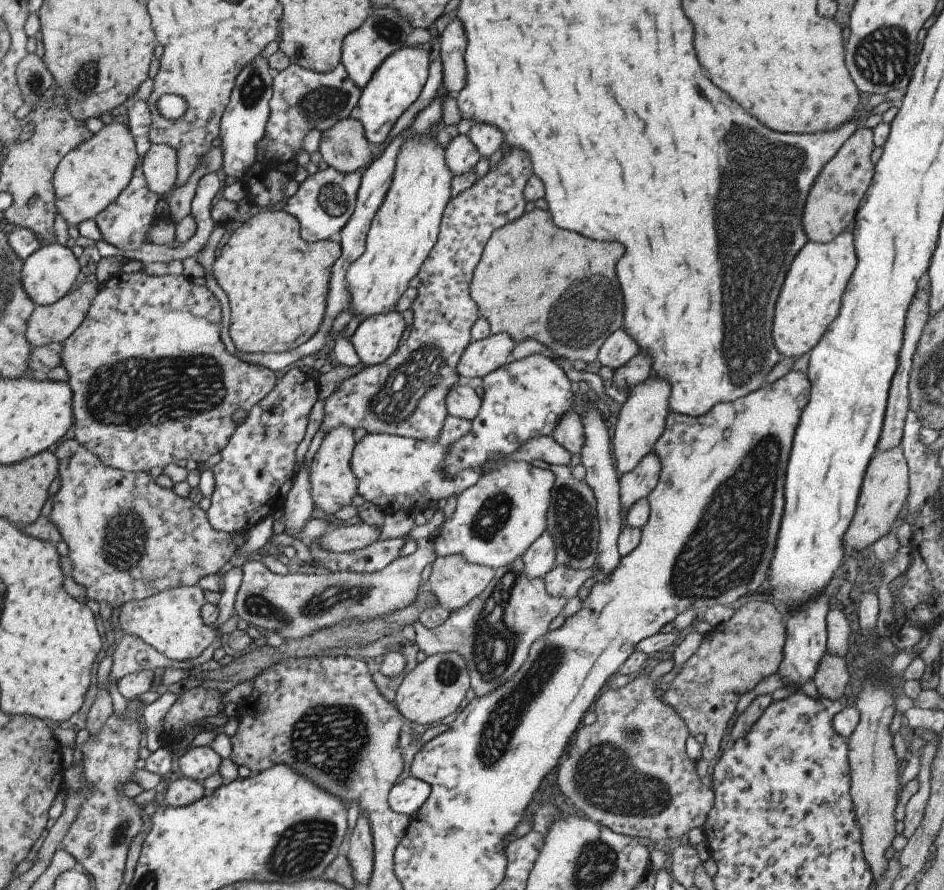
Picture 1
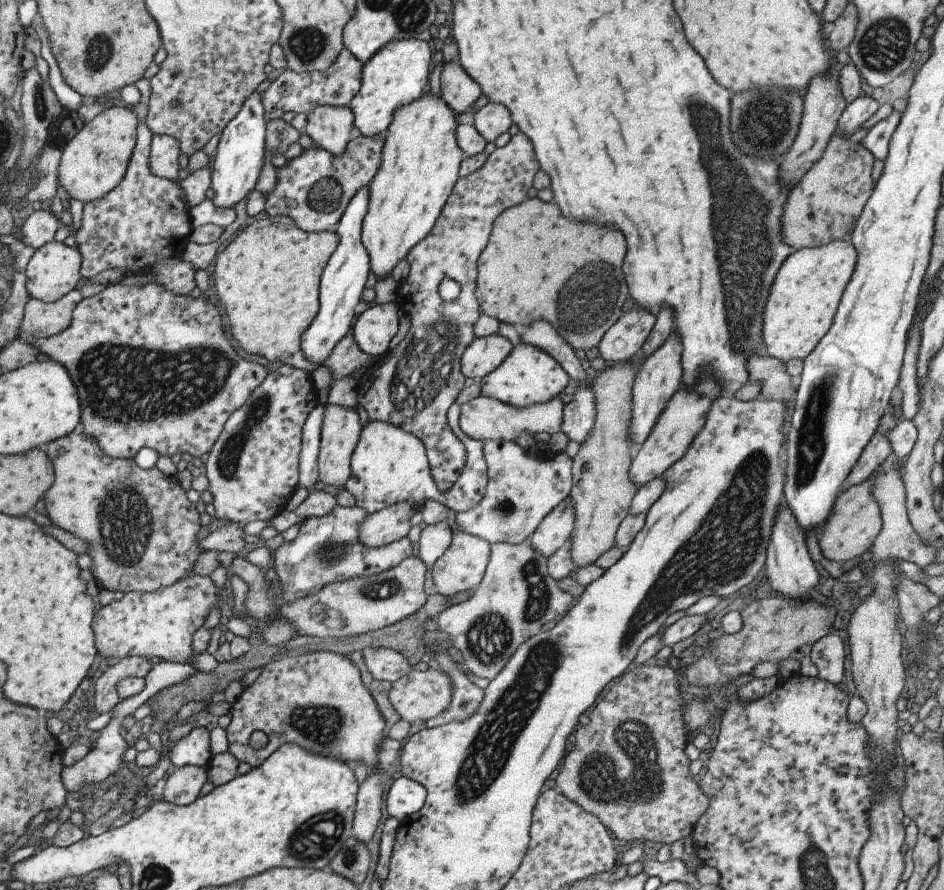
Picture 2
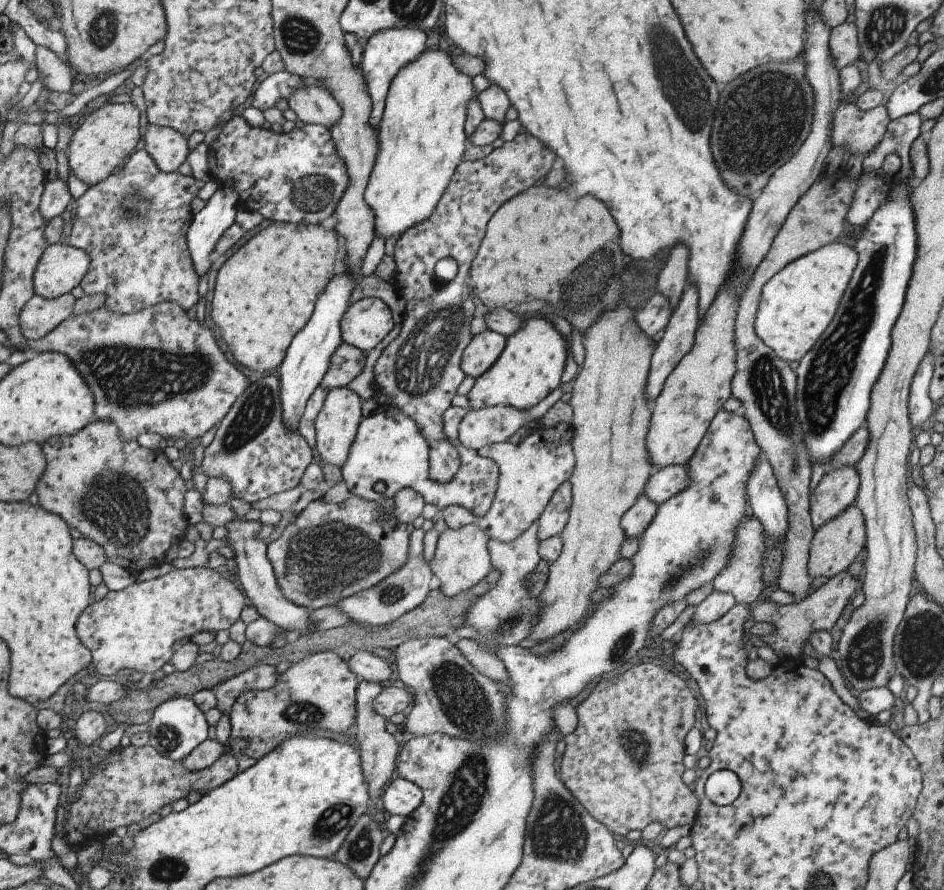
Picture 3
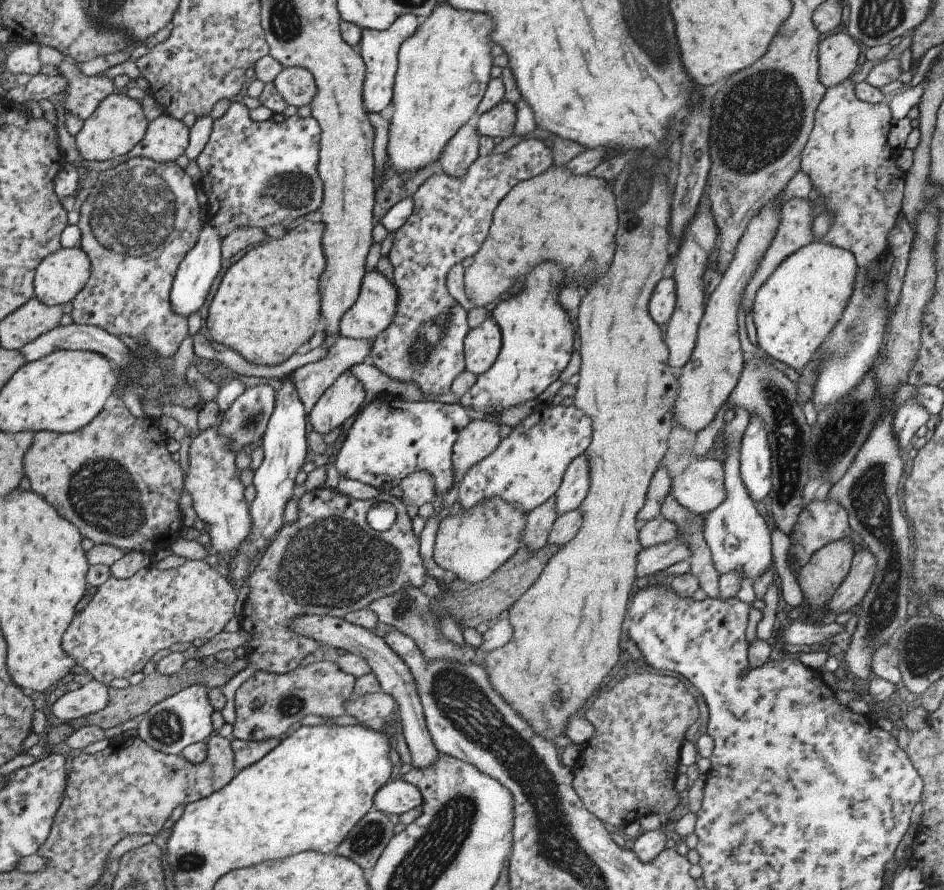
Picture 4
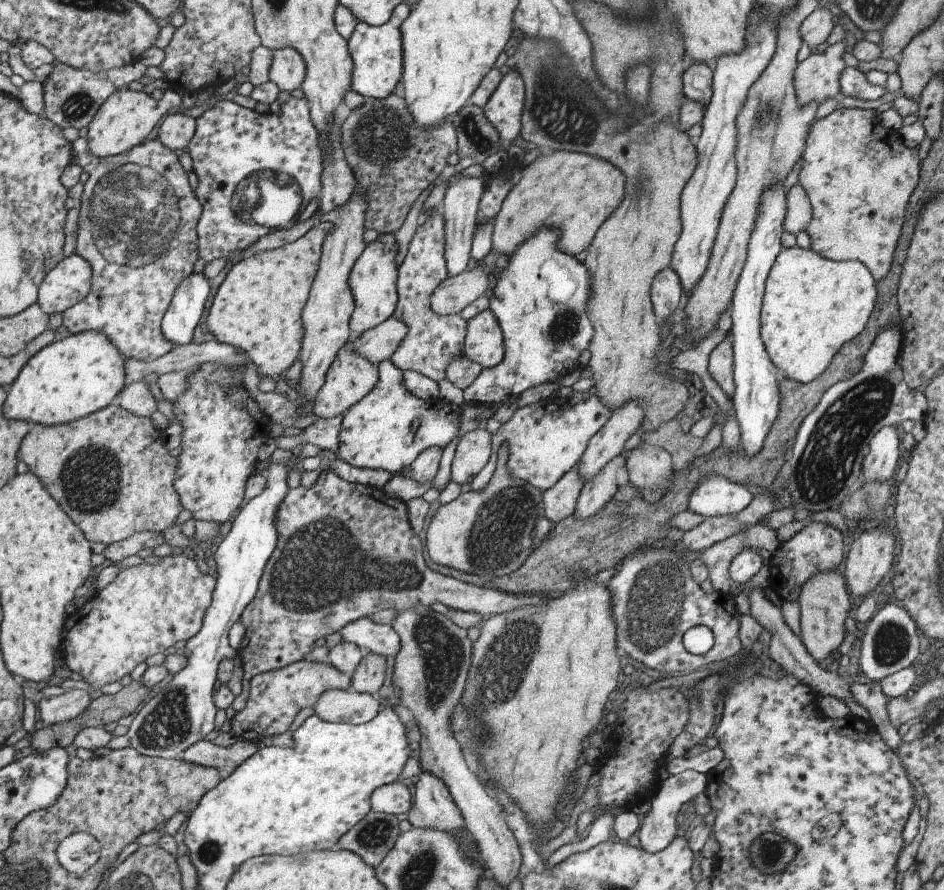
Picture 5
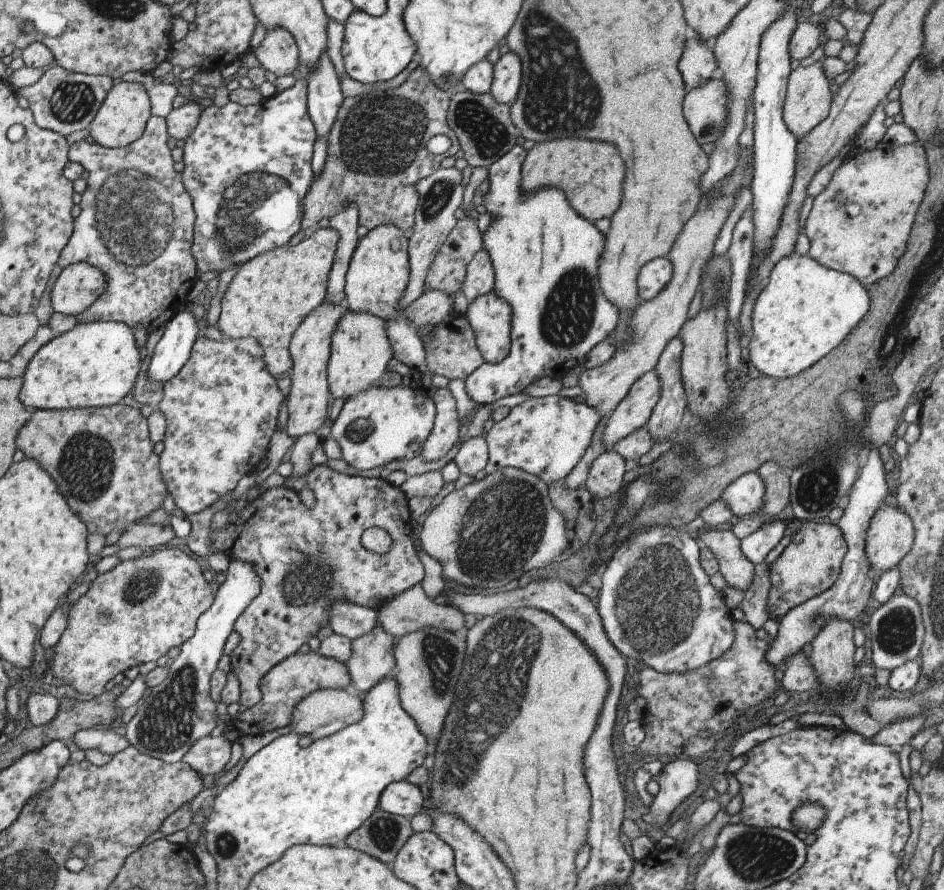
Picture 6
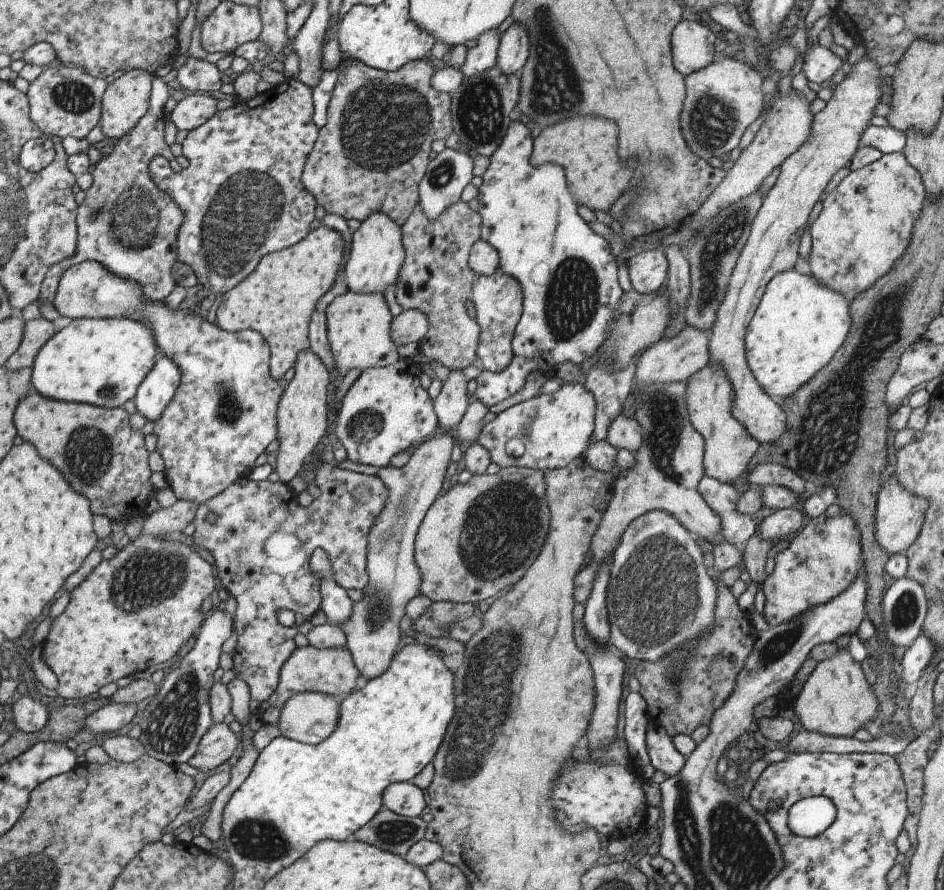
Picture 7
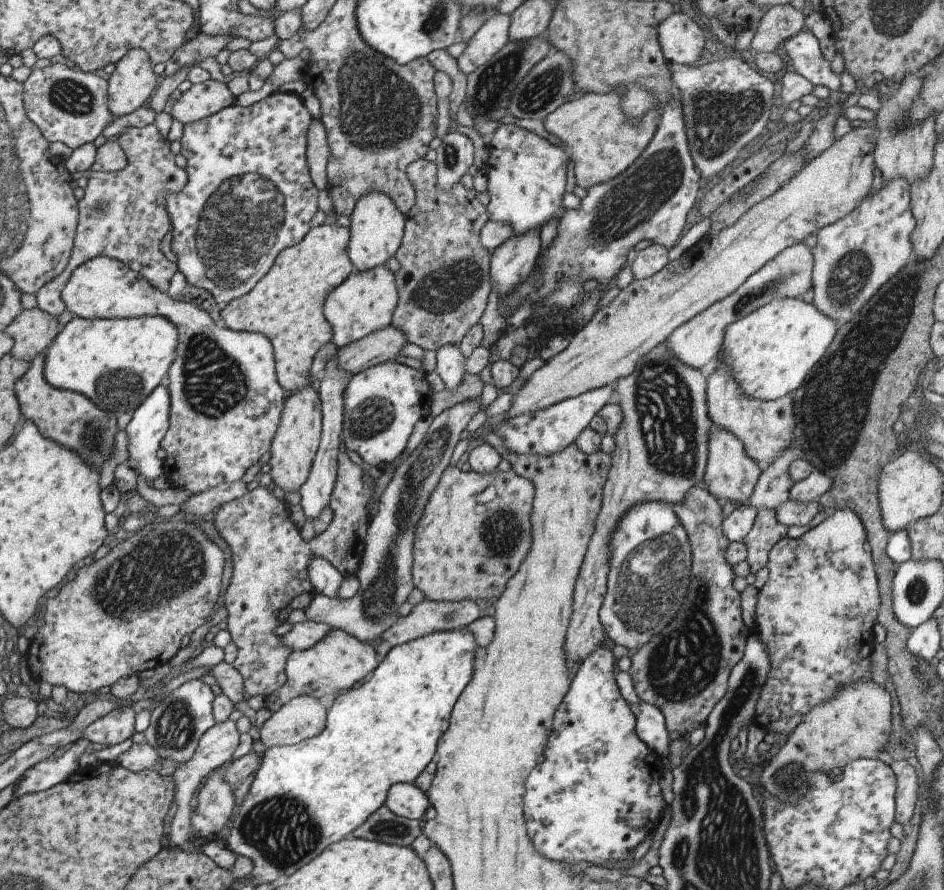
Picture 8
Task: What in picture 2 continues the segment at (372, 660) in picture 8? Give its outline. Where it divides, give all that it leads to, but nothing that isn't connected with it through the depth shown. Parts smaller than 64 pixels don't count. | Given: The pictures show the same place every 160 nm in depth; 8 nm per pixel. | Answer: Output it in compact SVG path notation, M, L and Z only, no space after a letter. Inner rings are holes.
M307 651L305 654L299 654L299 656L281 657L278 660L265 664L265 666L261 668L261 672L255 679L255 682L253 682L251 686L244 688L243 692L239 694L238 700L233 702L229 713L231 714L231 722L224 730L226 733L227 744L229 745L228 752L231 756L233 756L233 758L235 758L235 760L237 760L238 763L245 762L251 766L251 769L259 767L263 763L263 760L266 760L275 750L277 750L277 748L280 748L284 743L289 743L299 744L301 748L305 748L305 750L309 750L309 752L315 752L315 756L319 756L319 754L321 754L321 756L333 756L333 758L337 758L337 760L345 762L347 766L352 768L357 762L363 762L366 766L365 770L367 771L367 774L369 774L369 772L371 772L377 764L380 764L377 757L377 752L381 750L380 744L382 740L387 738L387 735L383 732L385 721L380 712L377 710L368 688L363 686L359 671L355 668L355 666L353 666L353 664L351 664L347 657L334 654L333 652ZM254 730L263 732L263 734L267 737L267 744L265 744L265 748L253 750L253 748L249 747L249 736Z

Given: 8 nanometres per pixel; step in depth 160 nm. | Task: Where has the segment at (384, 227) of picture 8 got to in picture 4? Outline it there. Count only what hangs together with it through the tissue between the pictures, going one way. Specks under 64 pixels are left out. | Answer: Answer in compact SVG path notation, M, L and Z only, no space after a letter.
M376 269L365 272L355 302L339 318L337 334L339 337L351 338L351 340L369 340L373 342L377 336L391 324L393 313L396 312L397 292L391 282Z

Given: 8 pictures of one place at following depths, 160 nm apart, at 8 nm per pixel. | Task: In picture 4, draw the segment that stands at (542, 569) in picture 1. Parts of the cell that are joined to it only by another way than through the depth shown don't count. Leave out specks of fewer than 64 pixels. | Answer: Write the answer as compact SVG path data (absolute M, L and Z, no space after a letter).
M585 452L571 460L566 472L562 475L561 483L555 492L555 512L557 516L571 512L579 507L587 496L589 478L587 478L587 456Z

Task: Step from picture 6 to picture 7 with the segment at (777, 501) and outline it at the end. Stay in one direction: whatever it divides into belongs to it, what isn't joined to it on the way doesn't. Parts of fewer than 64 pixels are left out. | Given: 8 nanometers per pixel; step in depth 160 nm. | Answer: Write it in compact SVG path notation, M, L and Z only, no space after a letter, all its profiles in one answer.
M775 462L762 463L751 472L748 472L746 483L757 486L777 485L791 490L795 496L801 496L808 491L809 485L801 476L797 476L793 470L783 466L783 464L775 464Z

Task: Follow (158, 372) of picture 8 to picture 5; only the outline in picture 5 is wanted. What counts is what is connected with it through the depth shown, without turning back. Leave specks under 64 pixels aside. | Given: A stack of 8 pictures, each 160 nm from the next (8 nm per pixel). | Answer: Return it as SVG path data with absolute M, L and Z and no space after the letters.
M81 331L64 338L51 341L26 359L18 378L6 389L6 400L2 412L8 419L33 420L37 424L58 425L70 423L92 412L101 410L115 401L124 386L124 358L107 335L97 331Z

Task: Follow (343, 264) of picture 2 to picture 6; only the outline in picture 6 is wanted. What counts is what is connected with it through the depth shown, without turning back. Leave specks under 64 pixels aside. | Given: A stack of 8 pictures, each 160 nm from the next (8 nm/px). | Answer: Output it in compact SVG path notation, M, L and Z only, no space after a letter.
M229 561L227 576L220 583L211 606L196 620L194 633L179 645L178 656L168 662L168 674L157 686L150 688L143 702L126 724L124 737L129 745L144 755L166 763L180 760L183 753L202 736L217 726L215 703L210 697L210 676L217 668L223 644L233 631L235 619L259 592L259 579L254 569L243 561Z

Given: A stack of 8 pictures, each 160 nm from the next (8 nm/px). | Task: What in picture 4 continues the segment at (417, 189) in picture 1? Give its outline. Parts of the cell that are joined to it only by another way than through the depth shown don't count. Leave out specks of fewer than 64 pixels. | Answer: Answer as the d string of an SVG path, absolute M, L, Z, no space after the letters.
M447 2L437 4L431 16L419 20L417 30L399 46L397 70L393 78L391 102L393 114L389 120L385 156L391 172L415 174L427 164L436 164L443 154L447 142L467 123L483 97L488 84L491 68L491 40L489 32L493 22L489 16L475 16L475 12L455 12Z

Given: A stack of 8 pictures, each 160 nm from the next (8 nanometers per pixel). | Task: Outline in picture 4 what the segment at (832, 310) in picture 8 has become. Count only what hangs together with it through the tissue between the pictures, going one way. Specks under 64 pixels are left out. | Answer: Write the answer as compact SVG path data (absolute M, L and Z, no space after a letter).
M848 77L841 84L825 88L822 100L815 110L814 122L801 152L800 170L811 181L811 198L822 210L831 212L833 222L821 238L822 242L853 254L858 269L872 264L887 244L887 232L893 228L902 200L905 173L895 167L896 151L887 146L887 132L892 118L887 101L867 104L855 96L855 83Z

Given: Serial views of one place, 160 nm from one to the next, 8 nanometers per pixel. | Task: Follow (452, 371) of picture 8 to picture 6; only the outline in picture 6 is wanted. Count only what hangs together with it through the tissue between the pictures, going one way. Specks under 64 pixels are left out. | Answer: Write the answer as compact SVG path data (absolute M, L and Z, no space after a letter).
M437 389L432 395L435 414L431 432L422 444L419 454L425 460L437 460L457 442L459 424L456 402L445 389Z

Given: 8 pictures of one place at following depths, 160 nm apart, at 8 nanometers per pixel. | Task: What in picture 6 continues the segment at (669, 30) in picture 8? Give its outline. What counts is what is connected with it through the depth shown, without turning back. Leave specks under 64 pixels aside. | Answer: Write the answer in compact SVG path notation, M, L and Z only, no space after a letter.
M694 33L691 38L685 39L677 68L687 89L692 89L717 74L712 49Z

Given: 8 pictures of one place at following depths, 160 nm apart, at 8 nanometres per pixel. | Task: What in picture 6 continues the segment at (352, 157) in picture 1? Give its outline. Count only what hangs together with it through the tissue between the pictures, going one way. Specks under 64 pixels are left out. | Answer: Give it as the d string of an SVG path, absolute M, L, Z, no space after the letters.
M275 27L265 31L253 54L261 68L273 72L277 77L299 74L298 48L286 28Z

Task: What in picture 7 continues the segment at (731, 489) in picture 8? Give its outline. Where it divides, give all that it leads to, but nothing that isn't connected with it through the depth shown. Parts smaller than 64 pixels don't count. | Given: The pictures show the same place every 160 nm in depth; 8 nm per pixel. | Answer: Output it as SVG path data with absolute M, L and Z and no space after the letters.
M710 361L699 368L695 374L691 374L685 380L685 410L689 416L692 428L703 440L702 466L704 474L709 478L730 484L738 480L747 471L751 456L758 450L758 443L747 434L743 424L739 424L733 416L733 390L731 384L719 364L711 364Z

